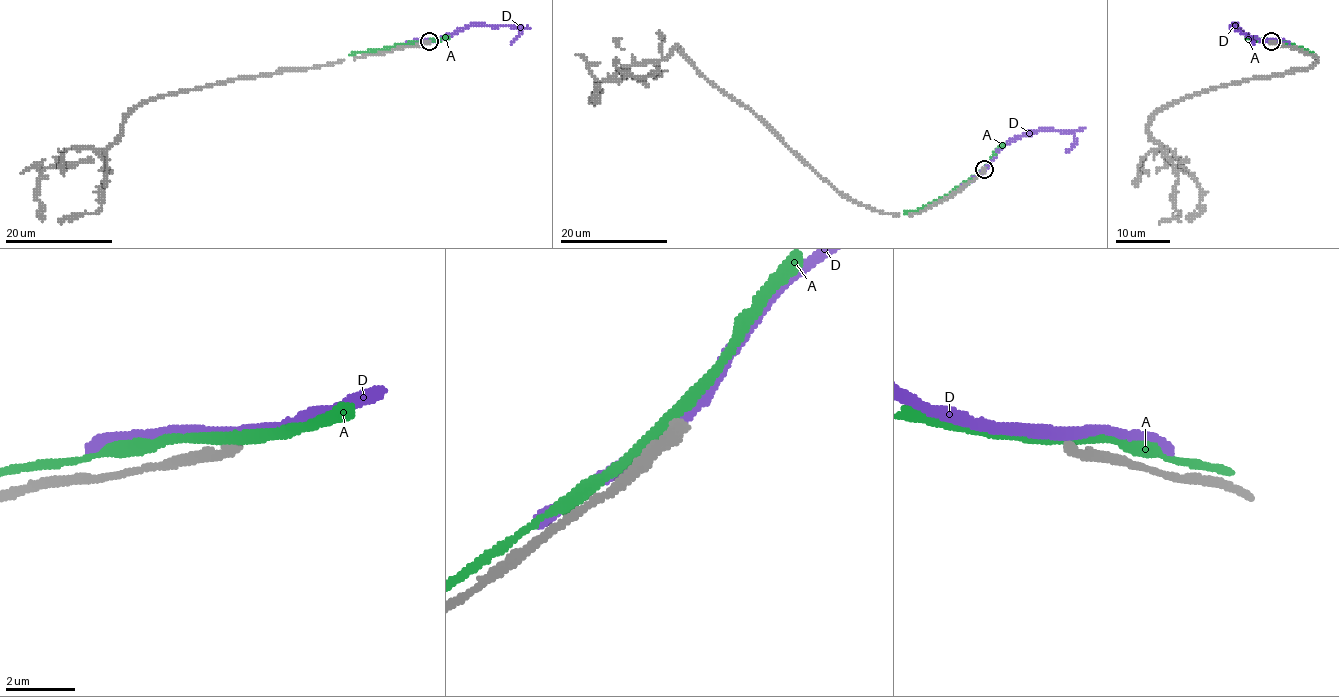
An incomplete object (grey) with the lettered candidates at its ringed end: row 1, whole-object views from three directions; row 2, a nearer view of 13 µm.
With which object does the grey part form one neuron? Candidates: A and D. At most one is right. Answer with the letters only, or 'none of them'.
none of them

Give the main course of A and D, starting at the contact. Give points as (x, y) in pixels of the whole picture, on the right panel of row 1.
A: (1272, 42), (1284, 42), (1315, 54)
D: (1272, 40), (1259, 40), (1233, 24), (1253, 43)

